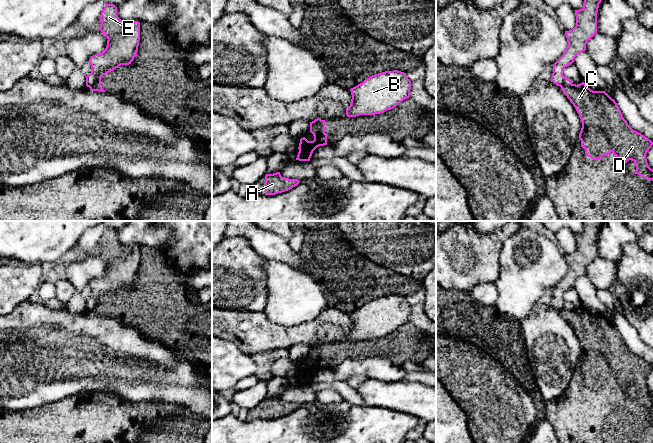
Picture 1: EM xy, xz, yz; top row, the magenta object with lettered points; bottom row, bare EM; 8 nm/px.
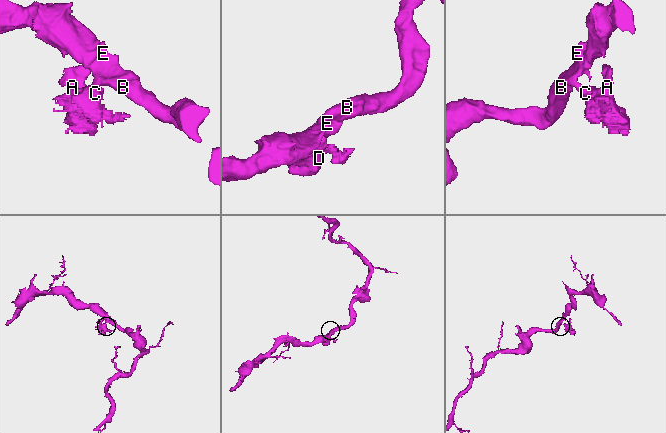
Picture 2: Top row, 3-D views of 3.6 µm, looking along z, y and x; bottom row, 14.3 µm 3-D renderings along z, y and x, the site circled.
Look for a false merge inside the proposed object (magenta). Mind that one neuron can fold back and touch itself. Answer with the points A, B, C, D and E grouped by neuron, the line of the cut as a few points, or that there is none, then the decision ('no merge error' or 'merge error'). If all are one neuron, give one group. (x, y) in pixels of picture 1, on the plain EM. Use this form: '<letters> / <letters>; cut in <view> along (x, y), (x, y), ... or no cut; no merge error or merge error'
A C D / B E; cut in xz along (321, 344), (318, 347), (317, 354), (311, 356); merge error

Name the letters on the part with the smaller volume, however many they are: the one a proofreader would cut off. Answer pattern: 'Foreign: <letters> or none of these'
Foreign: A, C, D

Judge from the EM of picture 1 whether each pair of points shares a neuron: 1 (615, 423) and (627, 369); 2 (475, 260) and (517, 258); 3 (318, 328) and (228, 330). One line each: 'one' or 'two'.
1: one
2: two
3: one

